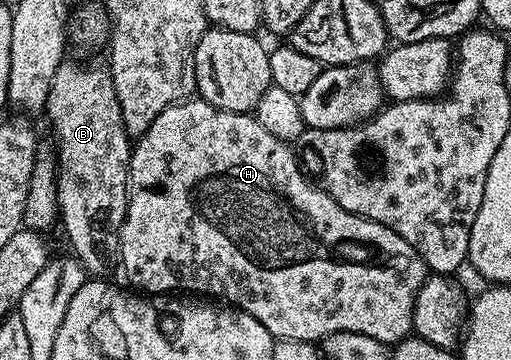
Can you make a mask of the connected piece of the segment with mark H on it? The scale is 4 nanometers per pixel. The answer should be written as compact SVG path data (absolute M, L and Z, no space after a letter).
M199 96L166 107L158 118L150 124L150 128L146 128L144 135L135 139L132 147L132 158L128 162L128 203L126 204L124 223L120 229L120 257L118 259L119 269L124 269L124 274L128 277L129 283L127 282L127 285L148 296L164 296L169 292L180 292L176 290L193 290L196 294L221 294L225 298L221 298L225 303L231 304L235 309L245 310L247 314L254 316L254 320L262 323L271 332L273 339L276 340L298 340L299 342L316 344L325 338L329 338L334 332L358 332L362 336L374 336L374 340L385 344L401 342L403 338L407 338L413 333L412 306L415 304L415 296L423 285L424 279L430 274L427 264L422 260L422 256L418 256L418 252L414 248L410 248L410 244L406 244L406 240L402 240L402 236L398 236L398 232L394 232L369 218L346 212L346 208L339 206L328 195L327 190L321 188L317 183L316 187L314 183L308 182L307 176L300 171L300 166L296 163L295 156L292 155L292 148L289 143L283 142L281 138L270 136L270 132L266 132L266 128L262 128L262 124L258 124L258 120L252 114L235 114L225 110L215 110L209 102L205 102Z

